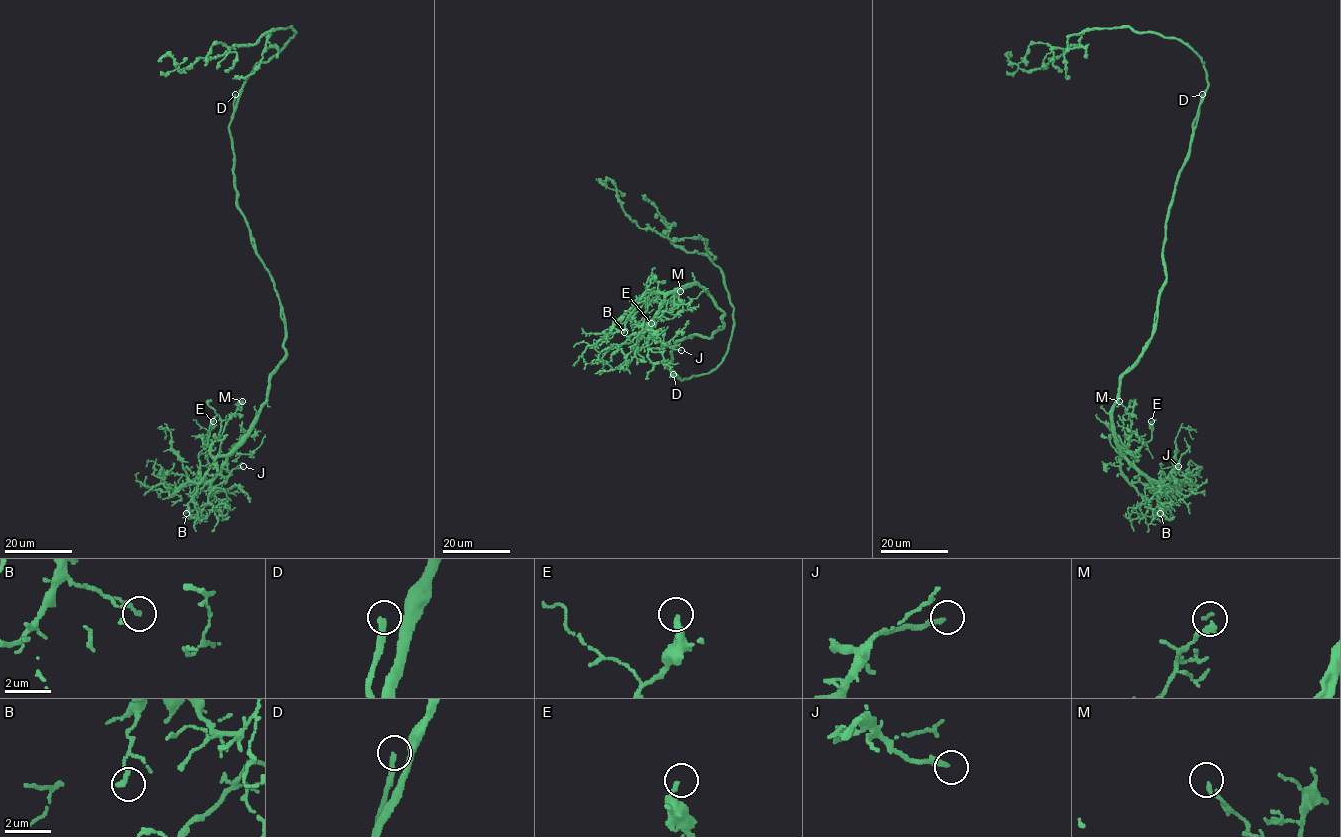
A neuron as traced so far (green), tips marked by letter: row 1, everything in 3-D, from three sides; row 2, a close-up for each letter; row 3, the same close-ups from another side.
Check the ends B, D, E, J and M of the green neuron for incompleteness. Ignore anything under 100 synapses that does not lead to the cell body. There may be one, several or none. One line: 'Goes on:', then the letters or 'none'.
Goes on: D

